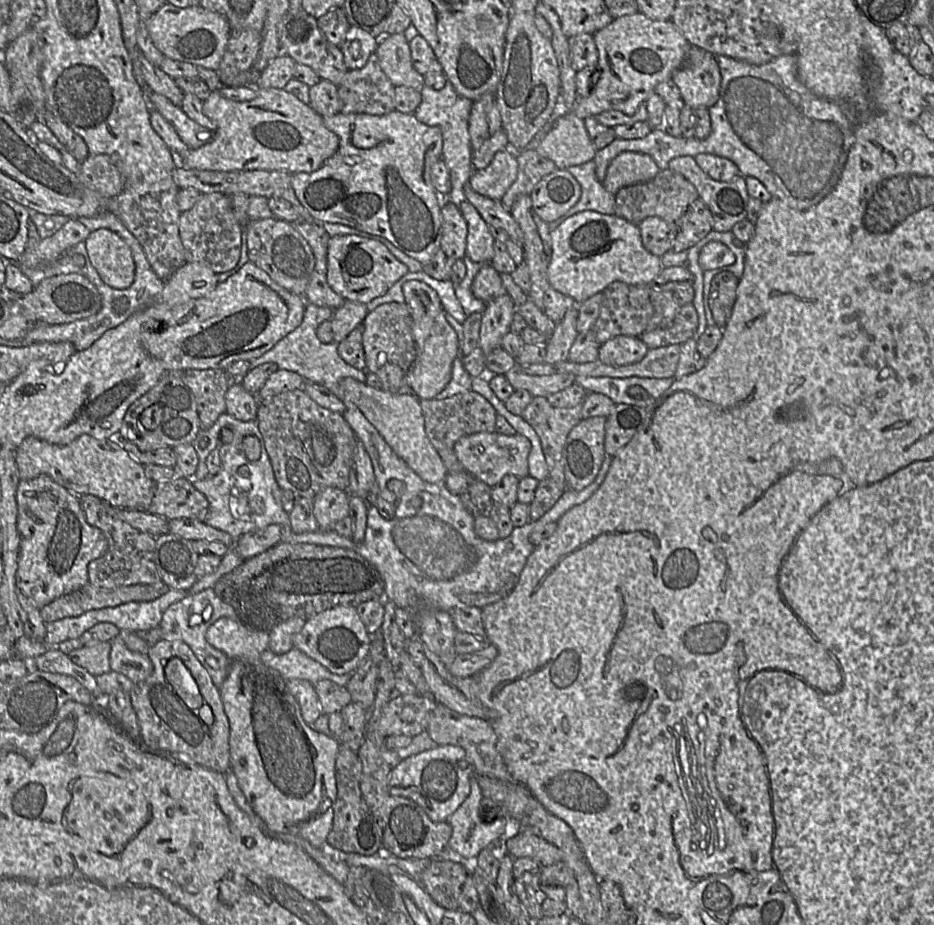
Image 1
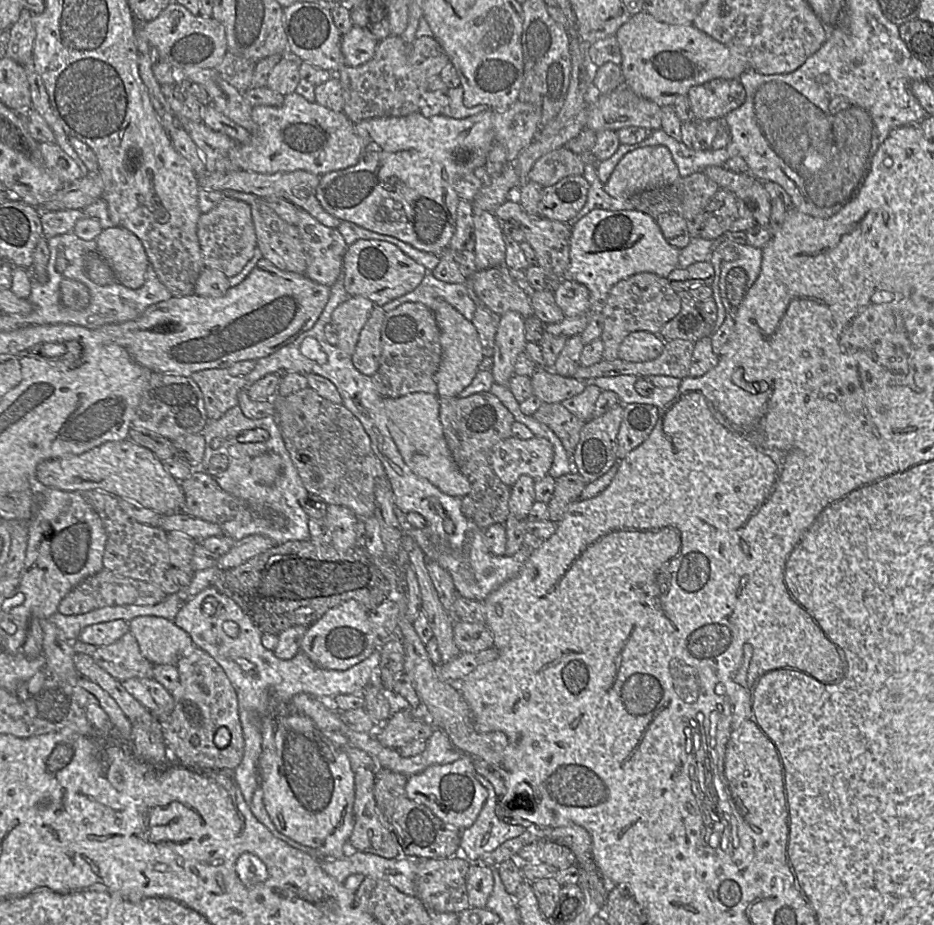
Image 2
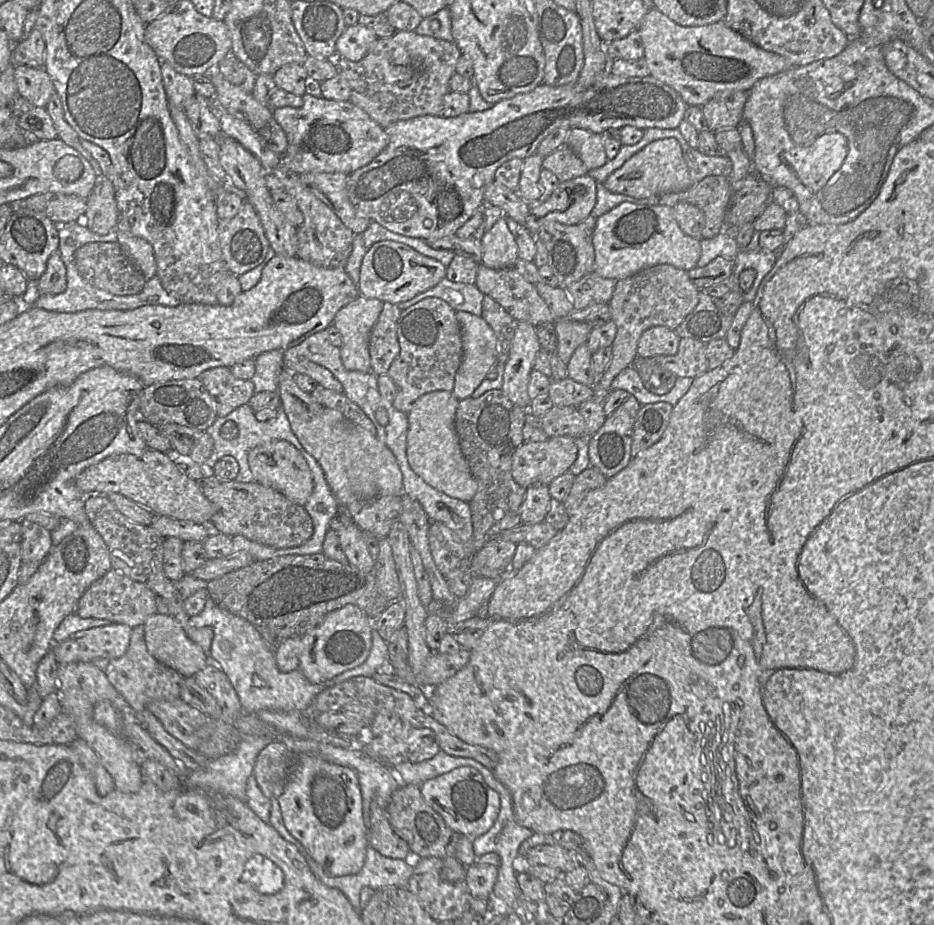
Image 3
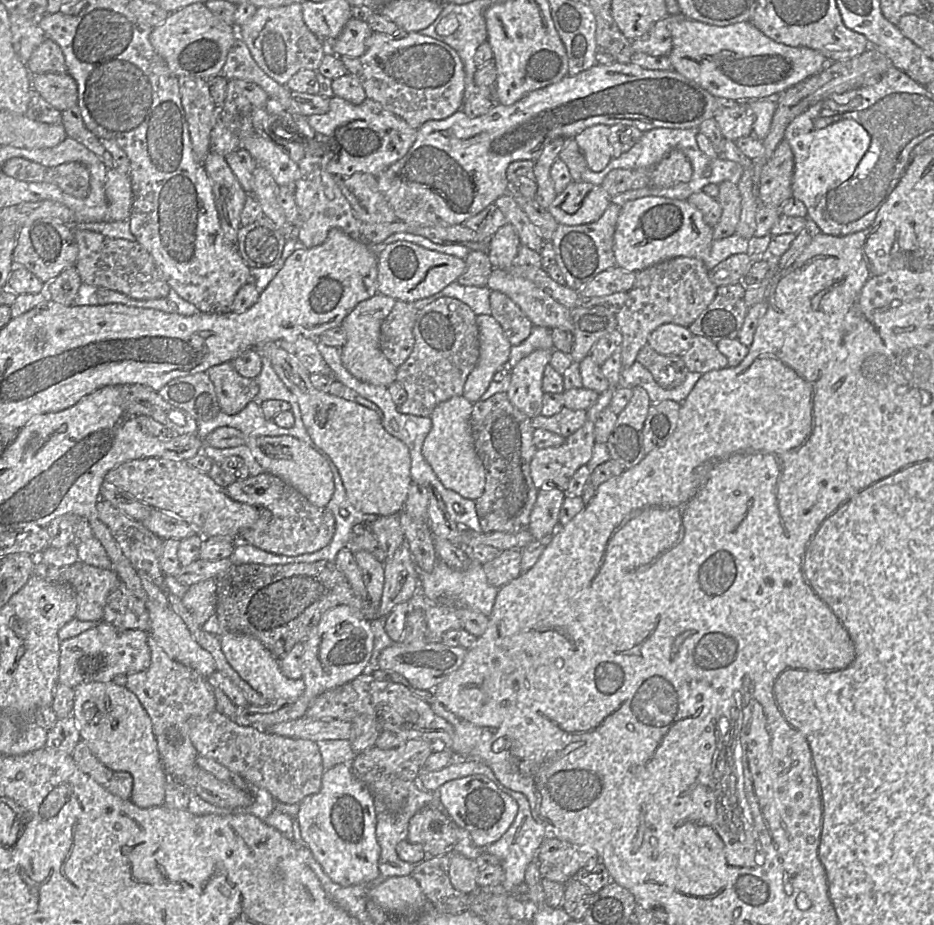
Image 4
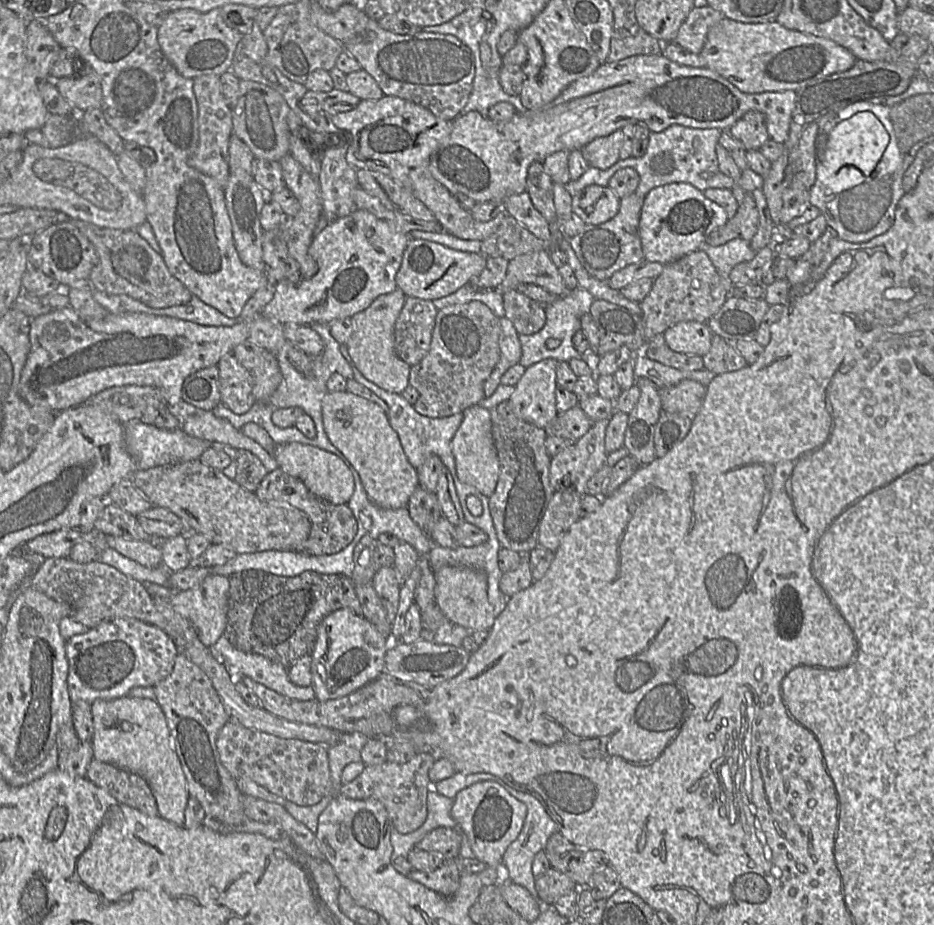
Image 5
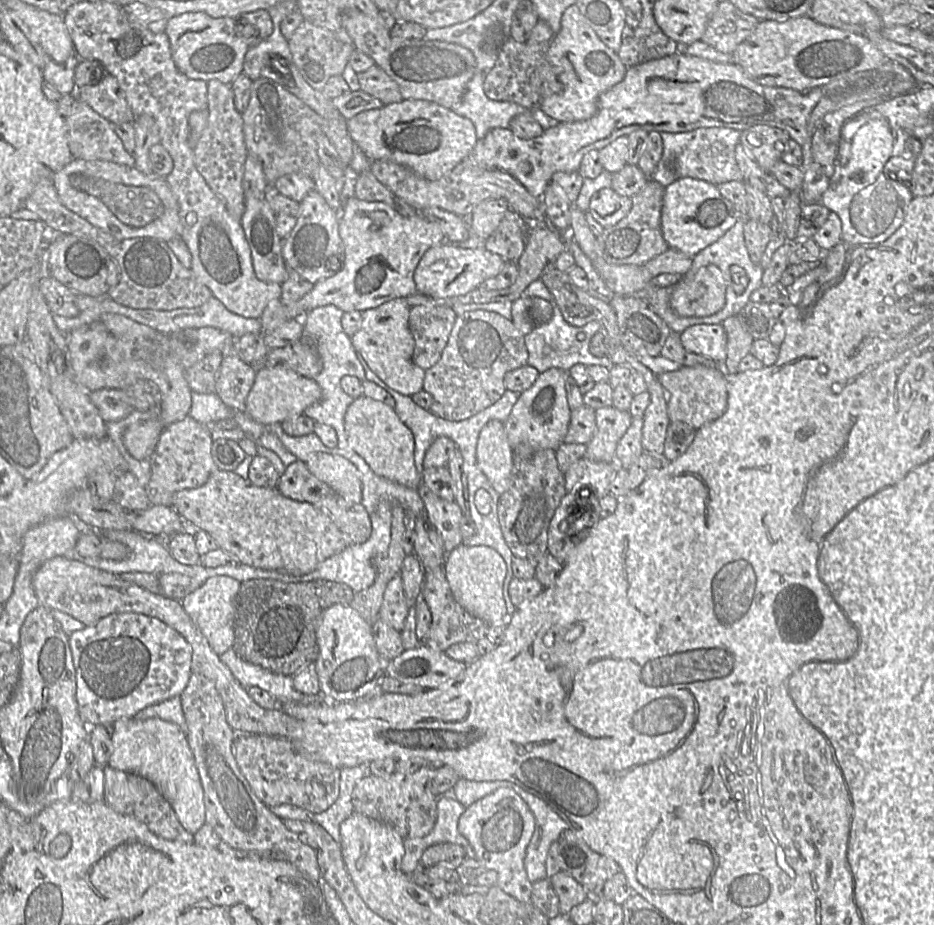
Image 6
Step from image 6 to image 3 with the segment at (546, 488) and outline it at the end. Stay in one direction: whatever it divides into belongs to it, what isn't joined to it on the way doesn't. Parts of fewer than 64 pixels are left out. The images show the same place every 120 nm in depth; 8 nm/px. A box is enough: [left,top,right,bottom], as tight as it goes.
[455,390,527,537]

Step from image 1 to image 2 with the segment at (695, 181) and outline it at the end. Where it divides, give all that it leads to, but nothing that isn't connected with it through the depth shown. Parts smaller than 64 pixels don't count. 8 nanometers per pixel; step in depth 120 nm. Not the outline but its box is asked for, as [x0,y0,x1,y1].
[702,166,771,232]

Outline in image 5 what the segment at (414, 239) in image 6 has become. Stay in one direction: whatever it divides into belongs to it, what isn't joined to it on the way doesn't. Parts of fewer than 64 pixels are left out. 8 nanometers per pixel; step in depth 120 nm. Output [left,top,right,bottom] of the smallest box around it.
[262,209,410,325]

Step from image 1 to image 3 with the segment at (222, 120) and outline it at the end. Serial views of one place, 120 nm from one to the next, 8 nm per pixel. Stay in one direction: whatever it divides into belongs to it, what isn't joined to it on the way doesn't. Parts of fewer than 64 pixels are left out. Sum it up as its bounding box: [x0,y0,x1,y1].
[267,94,389,175]

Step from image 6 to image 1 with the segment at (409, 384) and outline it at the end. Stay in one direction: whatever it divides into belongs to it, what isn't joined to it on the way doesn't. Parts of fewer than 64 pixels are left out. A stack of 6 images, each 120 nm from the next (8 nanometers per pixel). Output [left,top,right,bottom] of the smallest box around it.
[330,300,368,342]

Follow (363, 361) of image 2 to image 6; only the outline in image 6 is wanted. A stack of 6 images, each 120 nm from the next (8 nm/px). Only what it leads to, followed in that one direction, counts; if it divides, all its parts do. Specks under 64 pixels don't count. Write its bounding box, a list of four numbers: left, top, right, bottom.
[409,306,457,370]

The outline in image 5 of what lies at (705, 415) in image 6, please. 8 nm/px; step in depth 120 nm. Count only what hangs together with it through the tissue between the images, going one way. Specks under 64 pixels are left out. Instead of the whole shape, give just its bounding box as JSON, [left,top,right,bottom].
[660,380,707,418]

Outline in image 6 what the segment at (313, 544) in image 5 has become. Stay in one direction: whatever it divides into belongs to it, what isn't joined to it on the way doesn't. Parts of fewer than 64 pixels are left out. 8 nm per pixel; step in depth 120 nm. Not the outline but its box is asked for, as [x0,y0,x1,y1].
[276,460,372,544]

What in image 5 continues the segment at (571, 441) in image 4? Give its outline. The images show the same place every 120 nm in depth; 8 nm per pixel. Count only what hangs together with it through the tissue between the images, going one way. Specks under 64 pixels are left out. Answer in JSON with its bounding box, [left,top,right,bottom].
[549,420,609,493]

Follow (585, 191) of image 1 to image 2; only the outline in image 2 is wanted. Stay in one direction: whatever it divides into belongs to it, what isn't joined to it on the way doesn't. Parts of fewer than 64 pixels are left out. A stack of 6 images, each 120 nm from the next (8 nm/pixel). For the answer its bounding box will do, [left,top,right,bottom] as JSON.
[568,164,634,224]

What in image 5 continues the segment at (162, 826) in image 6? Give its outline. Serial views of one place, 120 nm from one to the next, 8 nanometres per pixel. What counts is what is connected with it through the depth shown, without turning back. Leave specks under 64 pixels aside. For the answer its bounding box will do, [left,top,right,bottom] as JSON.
[86,758,159,816]

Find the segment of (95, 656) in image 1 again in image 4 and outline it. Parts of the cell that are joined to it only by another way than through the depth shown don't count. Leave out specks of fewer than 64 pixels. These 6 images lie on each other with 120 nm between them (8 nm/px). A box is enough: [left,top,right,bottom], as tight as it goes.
[113,630,216,783]

